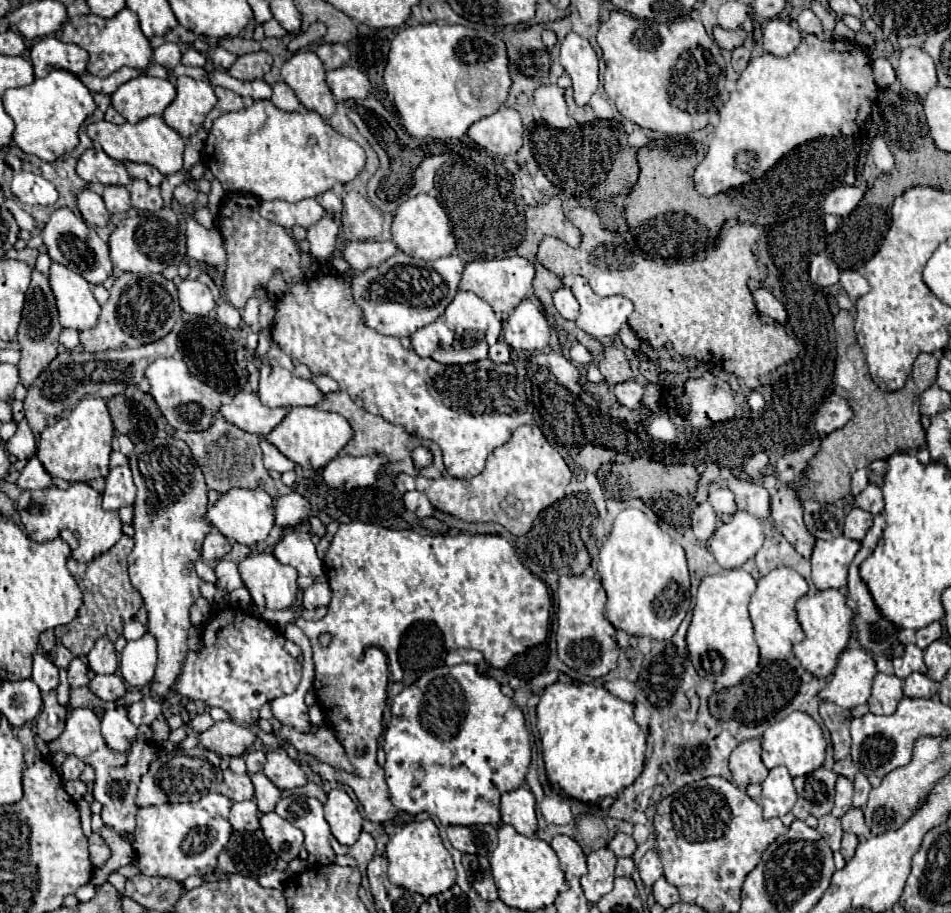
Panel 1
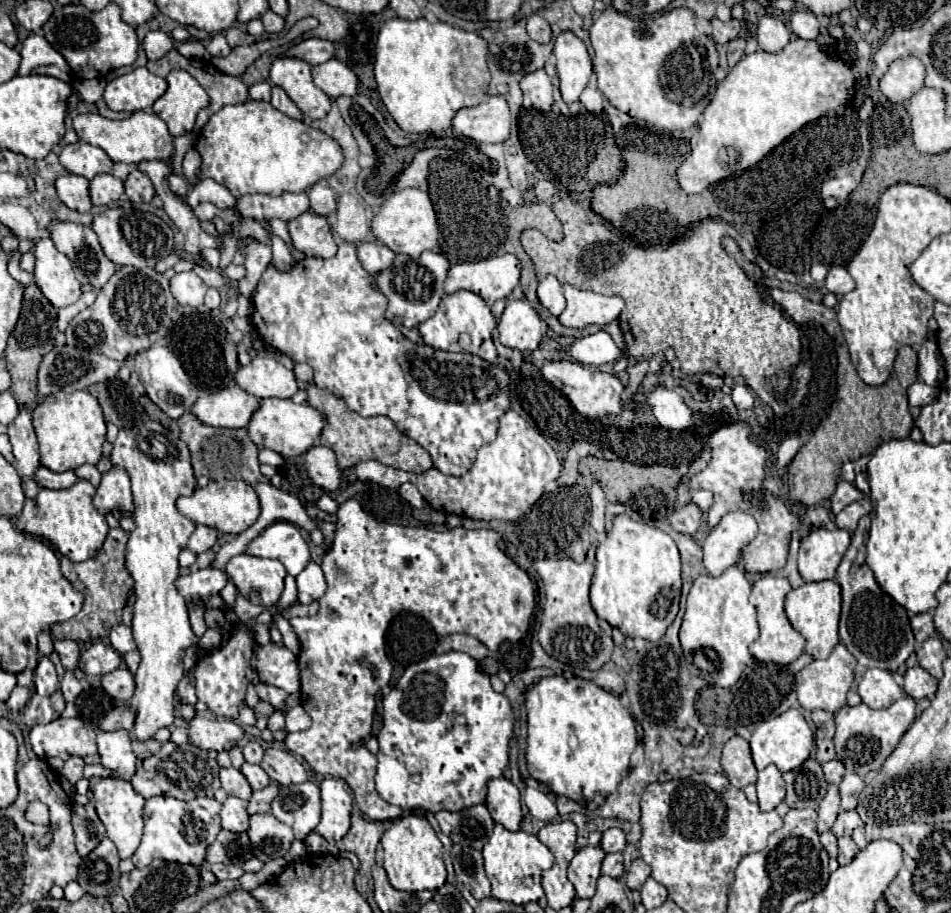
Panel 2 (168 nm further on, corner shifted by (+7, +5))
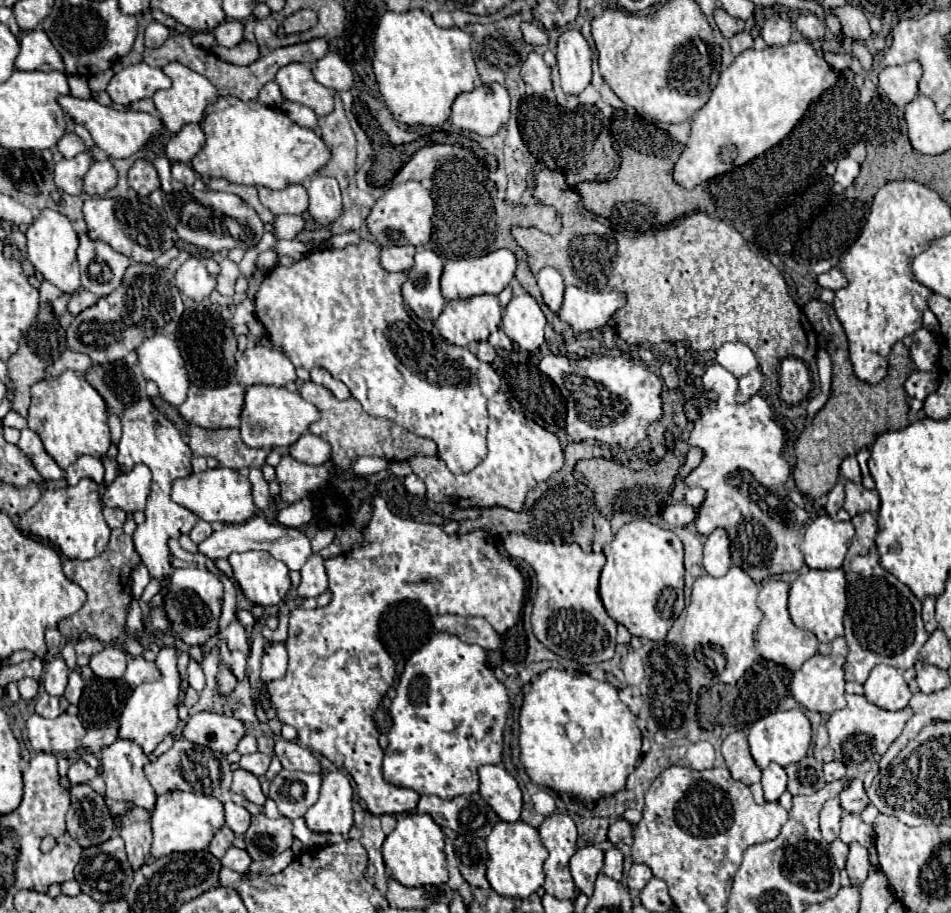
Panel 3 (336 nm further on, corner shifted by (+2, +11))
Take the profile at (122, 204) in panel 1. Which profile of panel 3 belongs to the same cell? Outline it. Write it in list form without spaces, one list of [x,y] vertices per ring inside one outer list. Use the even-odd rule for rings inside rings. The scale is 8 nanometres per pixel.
[[[109,160],[93,162],[83,178],[83,192],[89,196],[103,196],[117,184],[117,172]]]

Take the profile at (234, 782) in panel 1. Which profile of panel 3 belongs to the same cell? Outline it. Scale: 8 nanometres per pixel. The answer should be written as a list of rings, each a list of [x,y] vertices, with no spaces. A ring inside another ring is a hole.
[[[237,768],[233,772],[233,784],[231,784],[231,790],[245,796],[249,802],[257,804],[257,806],[265,806],[265,800],[267,796],[263,794],[261,790],[261,782],[257,776],[253,776],[251,772],[245,772],[243,768]]]

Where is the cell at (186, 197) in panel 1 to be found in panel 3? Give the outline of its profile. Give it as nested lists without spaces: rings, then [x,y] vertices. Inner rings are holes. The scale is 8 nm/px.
[[[173,162],[171,172],[173,172],[173,178],[175,178],[177,182],[183,182],[183,184],[193,184],[195,178],[197,178],[197,172],[195,172],[193,166],[187,164],[187,162]]]

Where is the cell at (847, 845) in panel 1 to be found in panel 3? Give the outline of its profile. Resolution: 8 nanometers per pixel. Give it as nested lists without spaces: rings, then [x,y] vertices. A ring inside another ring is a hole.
[[[853,842],[849,844],[849,858],[847,858],[847,872],[849,872],[849,878],[853,884],[861,886],[869,874],[869,852],[865,846]]]

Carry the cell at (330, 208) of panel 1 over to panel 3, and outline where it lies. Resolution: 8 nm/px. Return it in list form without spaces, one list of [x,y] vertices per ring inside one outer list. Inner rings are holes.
[[[315,176],[309,186],[309,214],[321,224],[333,224],[341,216],[341,190],[331,176]]]

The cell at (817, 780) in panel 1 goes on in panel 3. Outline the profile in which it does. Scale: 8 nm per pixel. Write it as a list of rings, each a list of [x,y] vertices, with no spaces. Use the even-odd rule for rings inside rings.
[[[805,756],[799,764],[791,764],[785,768],[789,776],[787,790],[791,794],[813,794],[825,786],[823,764],[813,756]]]

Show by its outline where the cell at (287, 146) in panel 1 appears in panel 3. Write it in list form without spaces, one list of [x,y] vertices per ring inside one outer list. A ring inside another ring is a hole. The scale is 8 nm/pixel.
[[[219,96],[205,108],[205,116],[199,126],[205,134],[205,146],[191,164],[205,180],[219,176],[233,184],[281,190],[289,184],[301,184],[331,158],[331,150],[317,132],[301,128],[289,120],[285,112],[267,108],[257,100],[243,102],[233,96]]]

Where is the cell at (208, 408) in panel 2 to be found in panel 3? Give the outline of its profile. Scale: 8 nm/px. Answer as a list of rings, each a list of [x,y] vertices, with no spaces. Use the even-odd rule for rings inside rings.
[[[227,384],[221,388],[191,386],[185,404],[177,410],[189,424],[201,428],[237,428],[243,396],[245,388],[241,384]]]

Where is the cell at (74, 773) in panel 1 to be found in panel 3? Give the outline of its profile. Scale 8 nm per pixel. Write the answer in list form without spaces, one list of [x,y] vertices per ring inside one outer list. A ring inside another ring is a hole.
[[[77,760],[75,764],[71,764],[69,768],[69,782],[71,784],[83,784],[83,782],[89,782],[97,776],[97,770],[91,768],[89,764],[85,764],[83,760]]]

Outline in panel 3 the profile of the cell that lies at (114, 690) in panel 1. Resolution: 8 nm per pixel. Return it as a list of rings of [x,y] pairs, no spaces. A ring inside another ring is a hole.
[[[143,656],[129,660],[127,674],[125,674],[125,682],[129,686],[139,686],[143,682],[153,682],[159,678],[161,678],[161,672],[157,672],[155,662],[147,662]]]

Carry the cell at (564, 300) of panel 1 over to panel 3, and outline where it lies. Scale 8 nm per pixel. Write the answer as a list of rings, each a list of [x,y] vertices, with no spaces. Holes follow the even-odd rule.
[[[543,268],[539,274],[537,274],[537,286],[543,294],[543,300],[545,304],[557,312],[563,304],[563,278],[561,274],[555,270],[555,268]]]

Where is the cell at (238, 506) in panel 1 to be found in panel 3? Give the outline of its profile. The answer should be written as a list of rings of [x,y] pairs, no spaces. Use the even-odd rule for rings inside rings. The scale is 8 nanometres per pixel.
[[[207,468],[201,474],[189,474],[185,478],[173,480],[171,500],[185,506],[205,522],[223,522],[223,524],[241,524],[255,516],[255,504],[251,500],[249,478],[231,468]]]

